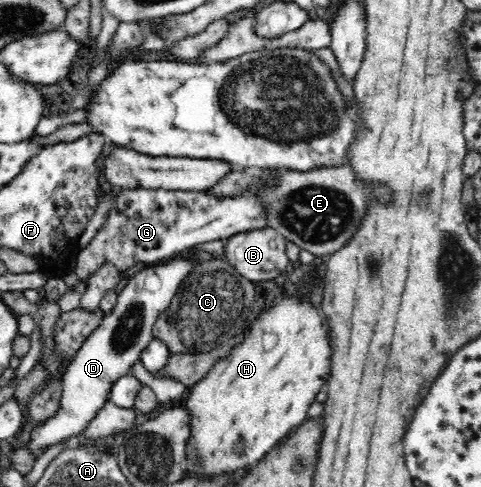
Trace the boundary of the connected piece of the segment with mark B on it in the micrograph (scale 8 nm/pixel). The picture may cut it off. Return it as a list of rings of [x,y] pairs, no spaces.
[[[272,226],[237,233],[226,240],[225,259],[238,270],[240,275],[251,282],[274,279],[277,275],[282,274],[282,271],[291,262],[286,252],[286,240]]]

